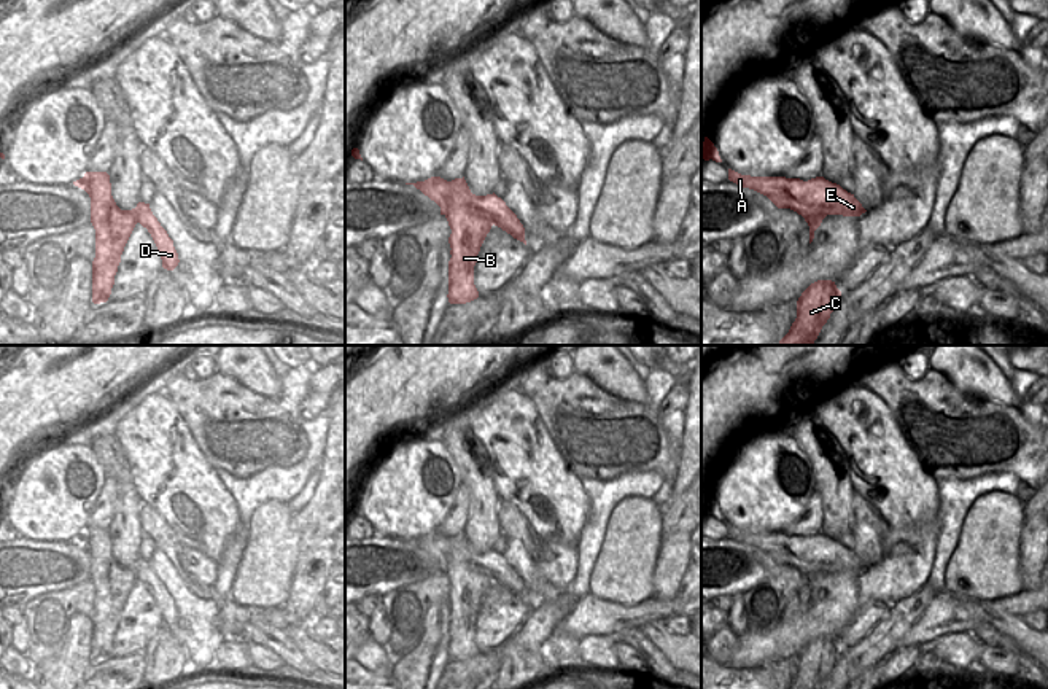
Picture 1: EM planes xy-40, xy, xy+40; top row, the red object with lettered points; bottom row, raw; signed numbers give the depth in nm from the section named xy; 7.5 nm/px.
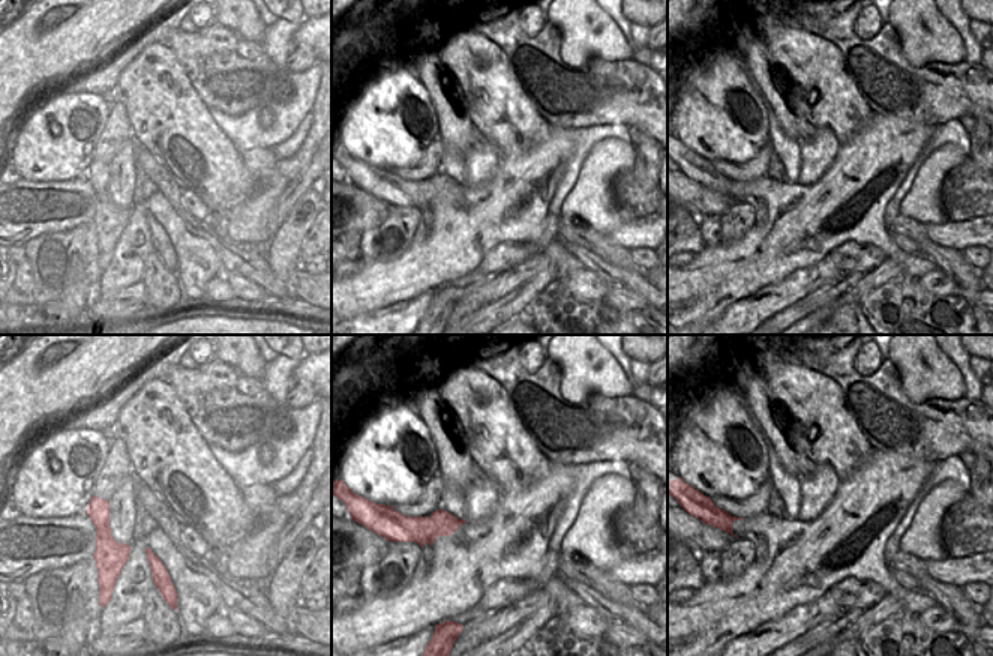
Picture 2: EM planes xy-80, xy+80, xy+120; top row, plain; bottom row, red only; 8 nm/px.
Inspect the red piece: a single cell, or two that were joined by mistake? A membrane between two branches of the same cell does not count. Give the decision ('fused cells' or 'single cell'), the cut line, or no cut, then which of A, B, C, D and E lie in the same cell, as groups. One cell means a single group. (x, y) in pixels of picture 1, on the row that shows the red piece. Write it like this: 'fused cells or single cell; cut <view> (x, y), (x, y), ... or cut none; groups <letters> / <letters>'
fused cells; cut xy (469, 193), (473, 207), (493, 223); groups A D E / B C

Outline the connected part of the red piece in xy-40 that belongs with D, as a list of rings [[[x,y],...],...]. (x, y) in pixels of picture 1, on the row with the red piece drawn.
[[[138,202],[135,208],[132,208],[135,213],[137,223],[140,223],[143,228],[148,229],[151,234],[162,259],[162,267],[167,271],[173,271],[180,259],[178,253],[173,247],[173,240],[169,237],[167,231],[161,226],[157,218],[153,215],[149,204]]]

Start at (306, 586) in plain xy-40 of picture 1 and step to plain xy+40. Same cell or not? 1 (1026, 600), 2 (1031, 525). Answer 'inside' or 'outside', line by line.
1: outside
2: inside

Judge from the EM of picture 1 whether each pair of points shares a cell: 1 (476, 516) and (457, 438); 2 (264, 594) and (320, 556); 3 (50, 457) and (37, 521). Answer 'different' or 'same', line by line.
1: same
2: different
3: same

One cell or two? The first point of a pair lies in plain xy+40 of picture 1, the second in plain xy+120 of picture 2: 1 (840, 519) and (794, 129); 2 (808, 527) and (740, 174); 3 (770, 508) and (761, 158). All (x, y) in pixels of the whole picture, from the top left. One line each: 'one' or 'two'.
1: one
2: one
3: two

